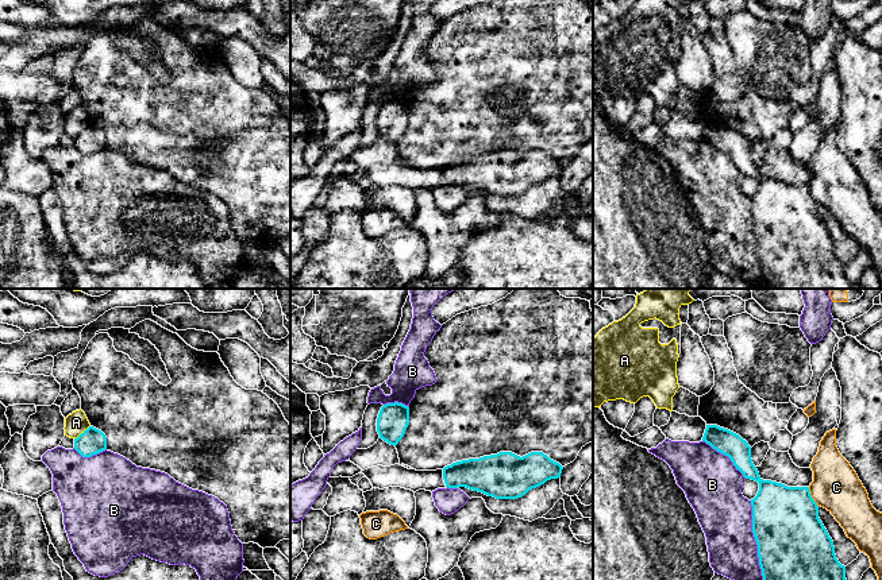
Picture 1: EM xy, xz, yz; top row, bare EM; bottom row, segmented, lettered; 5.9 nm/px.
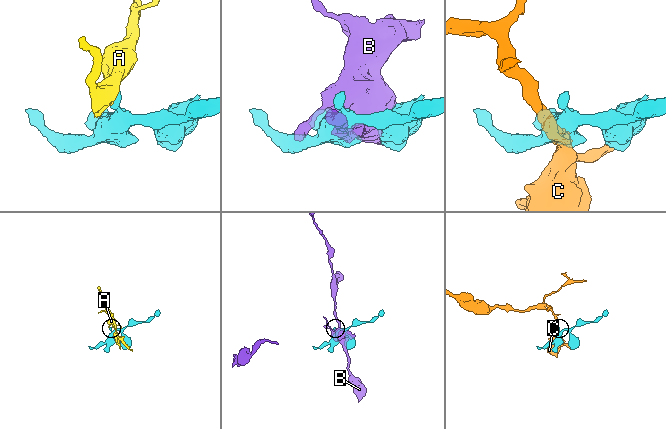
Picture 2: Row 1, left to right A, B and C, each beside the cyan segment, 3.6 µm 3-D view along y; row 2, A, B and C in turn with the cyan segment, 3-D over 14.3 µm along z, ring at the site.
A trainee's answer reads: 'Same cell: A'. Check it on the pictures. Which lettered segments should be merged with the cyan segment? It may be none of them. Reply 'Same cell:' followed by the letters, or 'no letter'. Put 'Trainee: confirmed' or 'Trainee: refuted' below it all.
Same cell: no letter
Trainee: refuted

